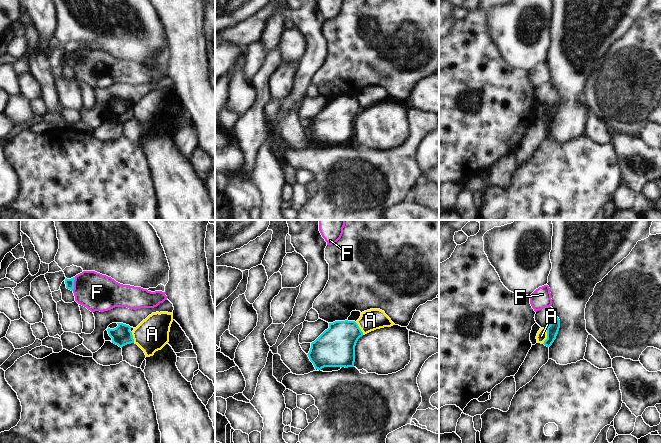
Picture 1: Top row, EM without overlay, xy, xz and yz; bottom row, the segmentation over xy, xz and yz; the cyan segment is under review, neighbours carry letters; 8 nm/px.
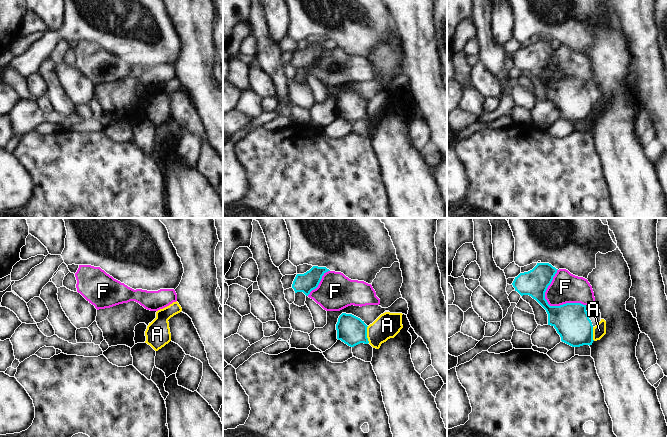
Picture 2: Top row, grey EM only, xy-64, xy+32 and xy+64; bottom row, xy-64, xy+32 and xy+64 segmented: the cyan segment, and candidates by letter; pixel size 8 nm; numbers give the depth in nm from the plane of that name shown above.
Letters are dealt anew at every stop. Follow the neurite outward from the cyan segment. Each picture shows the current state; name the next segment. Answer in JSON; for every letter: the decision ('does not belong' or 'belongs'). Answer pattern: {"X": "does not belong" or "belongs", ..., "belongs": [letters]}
{"A": "does not belong", "F": "does not belong", "belongs": []}

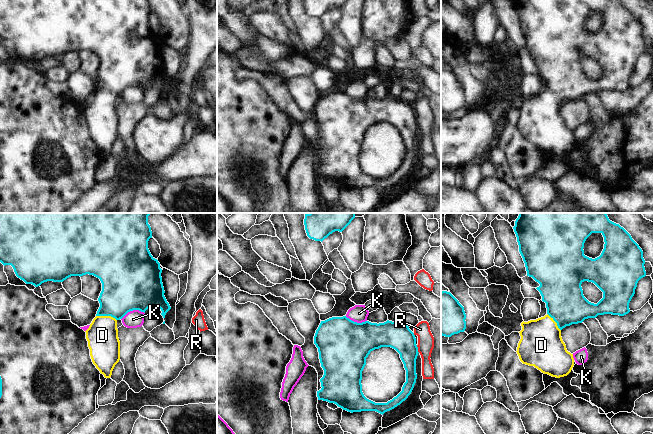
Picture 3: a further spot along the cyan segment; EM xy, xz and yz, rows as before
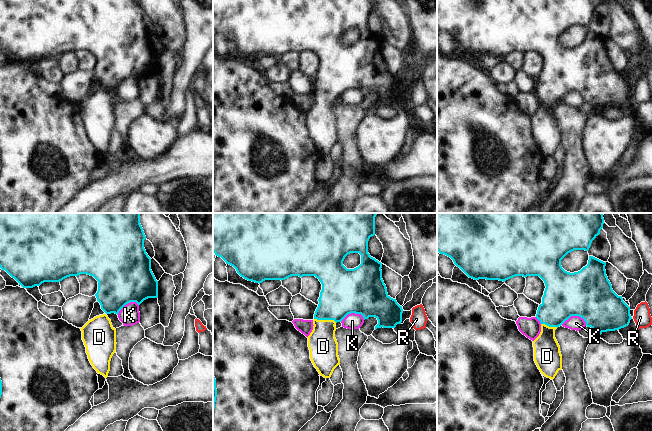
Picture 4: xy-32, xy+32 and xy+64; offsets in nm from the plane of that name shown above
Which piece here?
{"D": "belongs", "K": "does not belong", "R": "does not belong", "belongs": ["D"]}

